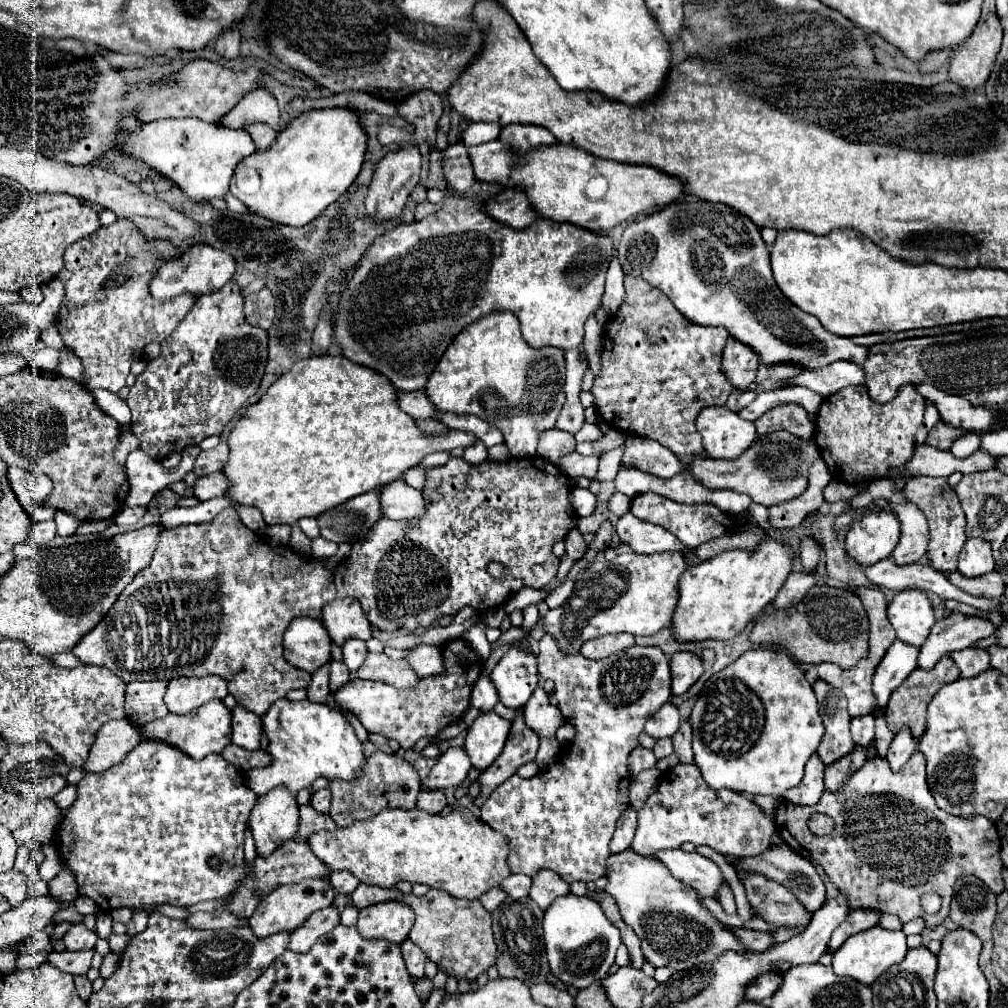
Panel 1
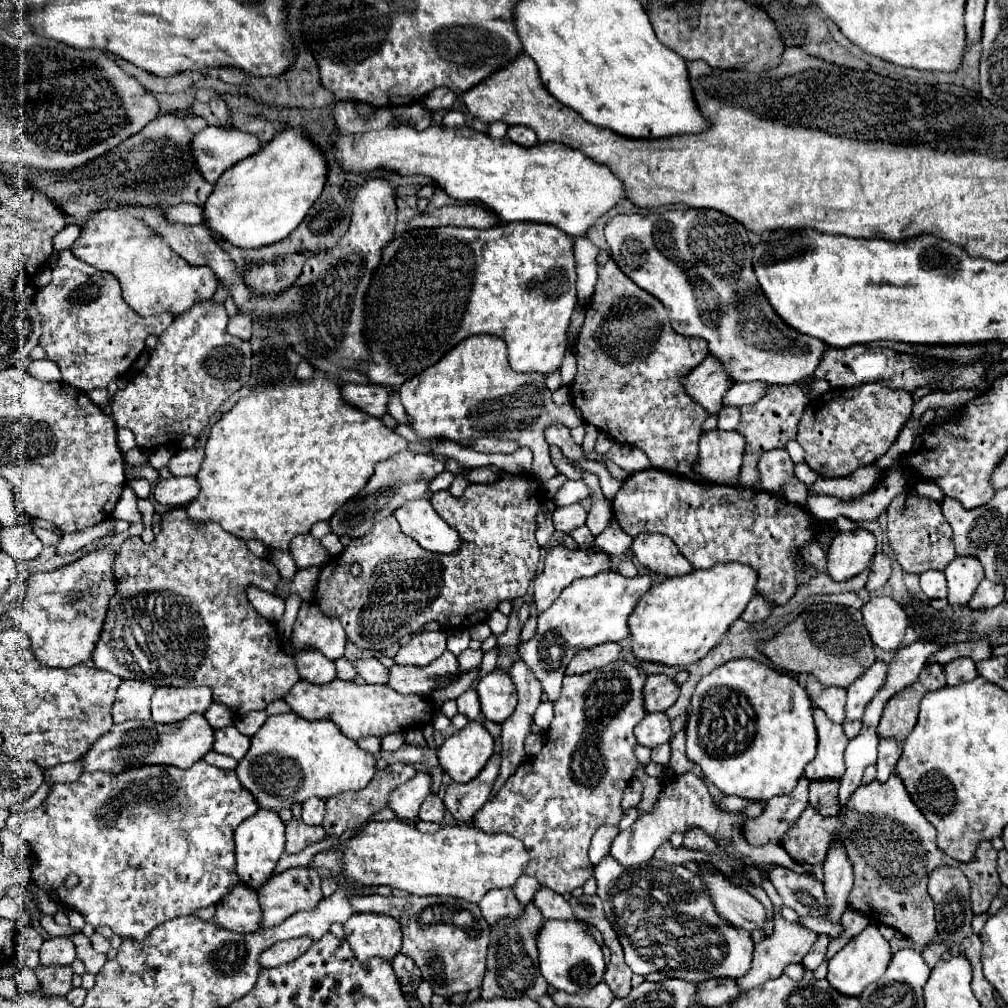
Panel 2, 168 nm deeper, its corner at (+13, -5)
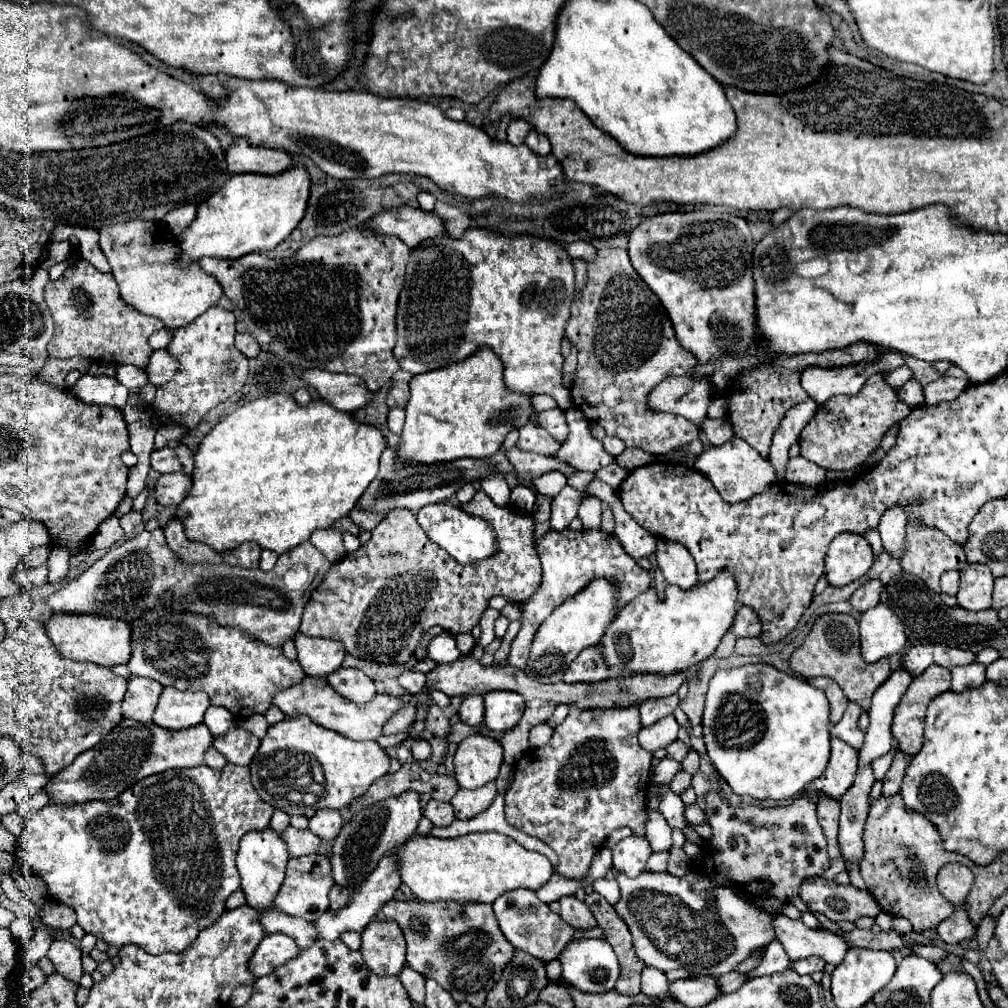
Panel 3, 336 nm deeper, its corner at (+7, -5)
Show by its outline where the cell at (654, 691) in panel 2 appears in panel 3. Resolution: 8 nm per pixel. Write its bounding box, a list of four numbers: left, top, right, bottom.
[641,696,679,726]

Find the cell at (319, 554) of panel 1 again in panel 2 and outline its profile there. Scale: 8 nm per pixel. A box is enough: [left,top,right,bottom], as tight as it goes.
[321,534,343,556]

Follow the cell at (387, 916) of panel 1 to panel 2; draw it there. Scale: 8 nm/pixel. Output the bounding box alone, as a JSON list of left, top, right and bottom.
[345,914,401,962]

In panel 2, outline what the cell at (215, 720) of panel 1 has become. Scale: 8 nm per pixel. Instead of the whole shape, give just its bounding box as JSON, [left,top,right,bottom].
[81,714,213,774]

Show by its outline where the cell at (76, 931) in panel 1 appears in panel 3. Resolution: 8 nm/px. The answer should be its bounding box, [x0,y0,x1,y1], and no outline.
[47,940,83,982]

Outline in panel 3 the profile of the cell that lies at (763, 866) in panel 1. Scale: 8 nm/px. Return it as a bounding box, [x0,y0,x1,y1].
[799,876,881,922]

